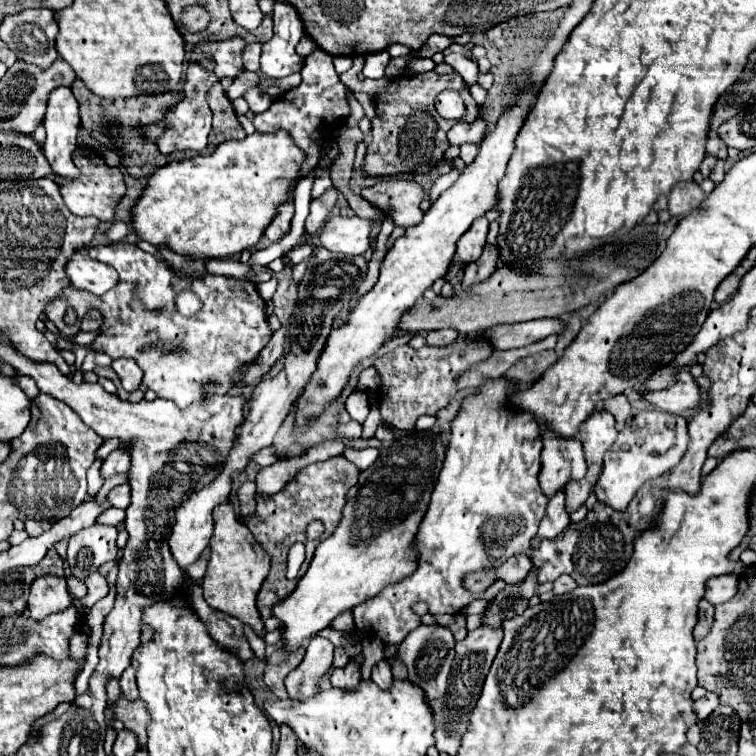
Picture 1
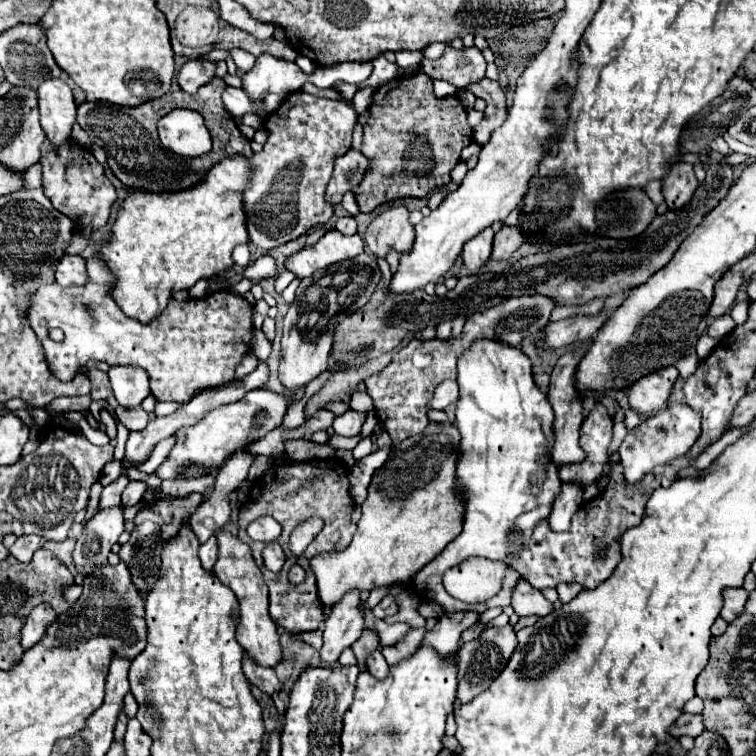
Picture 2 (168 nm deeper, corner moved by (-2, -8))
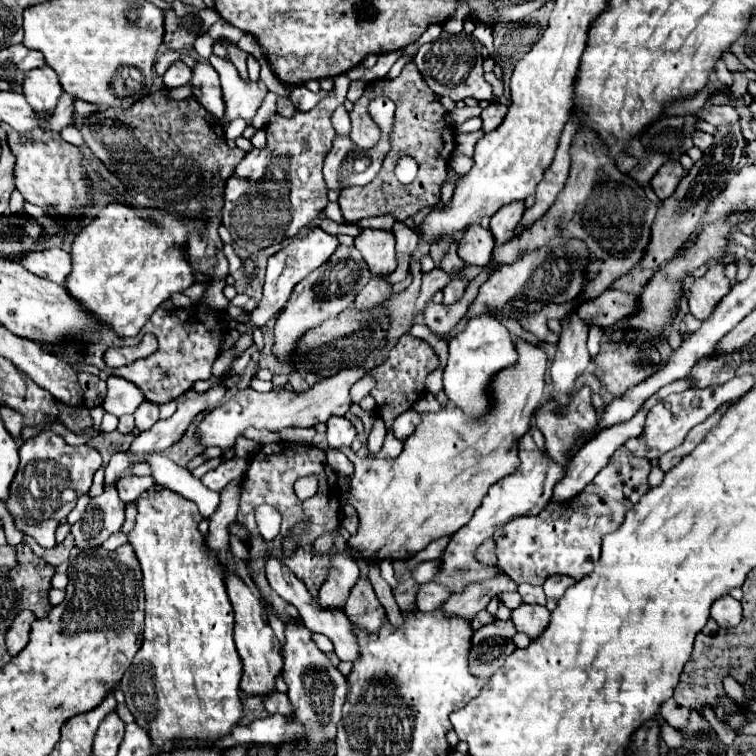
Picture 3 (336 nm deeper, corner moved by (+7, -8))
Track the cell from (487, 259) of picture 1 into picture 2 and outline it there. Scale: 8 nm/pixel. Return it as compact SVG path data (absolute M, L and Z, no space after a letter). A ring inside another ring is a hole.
M502 225L502 229L494 237L492 259L508 259L520 247L522 241L522 231L518 231L518 227Z

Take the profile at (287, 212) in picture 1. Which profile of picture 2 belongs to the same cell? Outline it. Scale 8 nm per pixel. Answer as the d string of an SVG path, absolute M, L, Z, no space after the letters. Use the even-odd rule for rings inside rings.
M292 93L284 99L280 109L264 121L268 141L260 153L250 157L250 181L242 191L250 243L270 251L332 219L334 207L326 201L324 191L336 155L352 147L356 119L354 105L346 99L332 101L308 93Z

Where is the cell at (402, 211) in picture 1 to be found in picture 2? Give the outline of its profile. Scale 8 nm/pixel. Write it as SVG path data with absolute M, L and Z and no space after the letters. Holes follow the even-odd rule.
M392 205L380 213L366 229L364 243L374 257L386 257L392 249L398 253L410 251L414 243L414 227L408 223L408 209Z

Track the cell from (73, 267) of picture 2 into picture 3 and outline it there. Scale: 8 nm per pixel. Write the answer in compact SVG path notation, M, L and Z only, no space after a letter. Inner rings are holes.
M51 247L45 251L33 251L27 257L23 257L21 265L35 273L37 277L49 279L53 283L63 285L71 273L71 255L59 247Z

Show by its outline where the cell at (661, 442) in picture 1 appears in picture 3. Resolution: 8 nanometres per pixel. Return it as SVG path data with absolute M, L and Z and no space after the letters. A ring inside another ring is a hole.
M745 375L745 377L735 377L733 381L727 381L723 385L717 387L707 387L707 389L687 389L683 393L677 395L669 395L665 397L661 403L657 403L645 421L645 431L639 437L633 437L629 441L625 441L625 447L633 453L633 455L641 455L647 459L659 459L661 455L665 455L667 451L671 451L673 447L679 447L685 439L685 435L691 431L693 425L703 423L719 405L727 403L727 401L735 401L741 395L745 395L751 387L755 385L753 377Z

